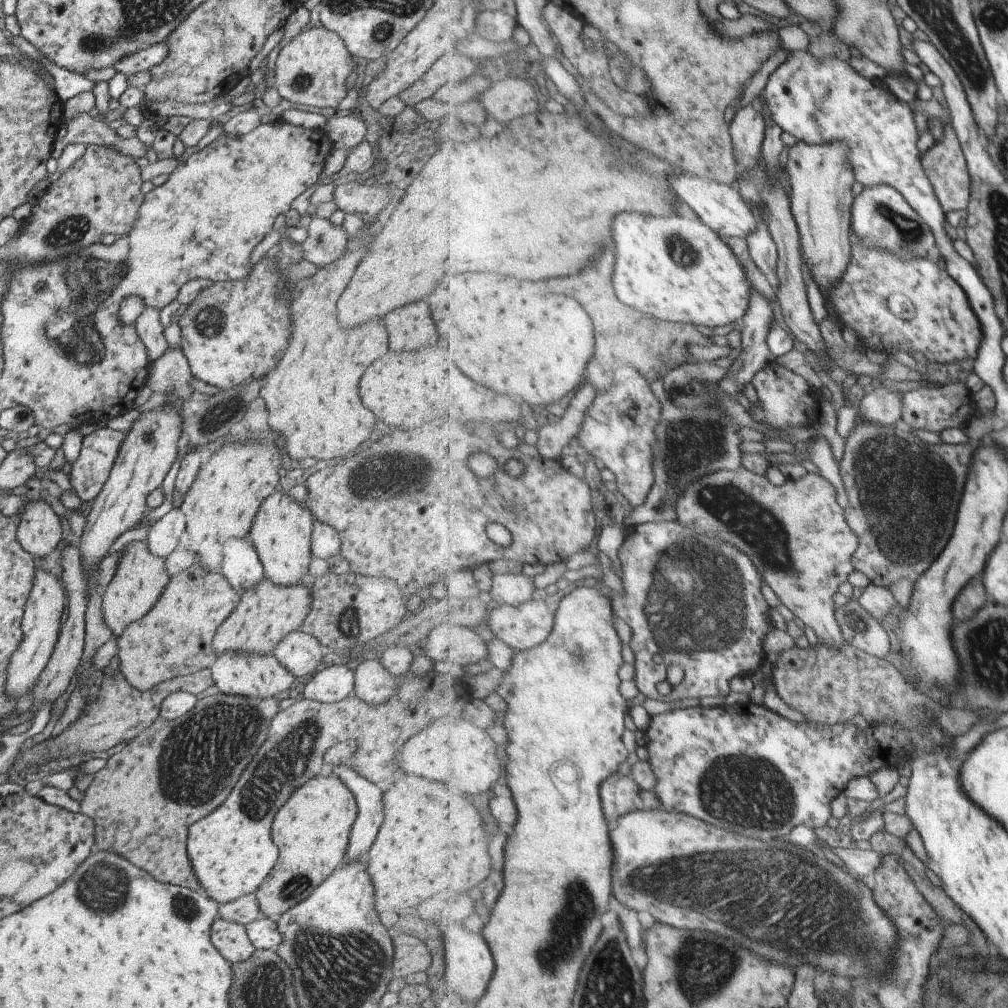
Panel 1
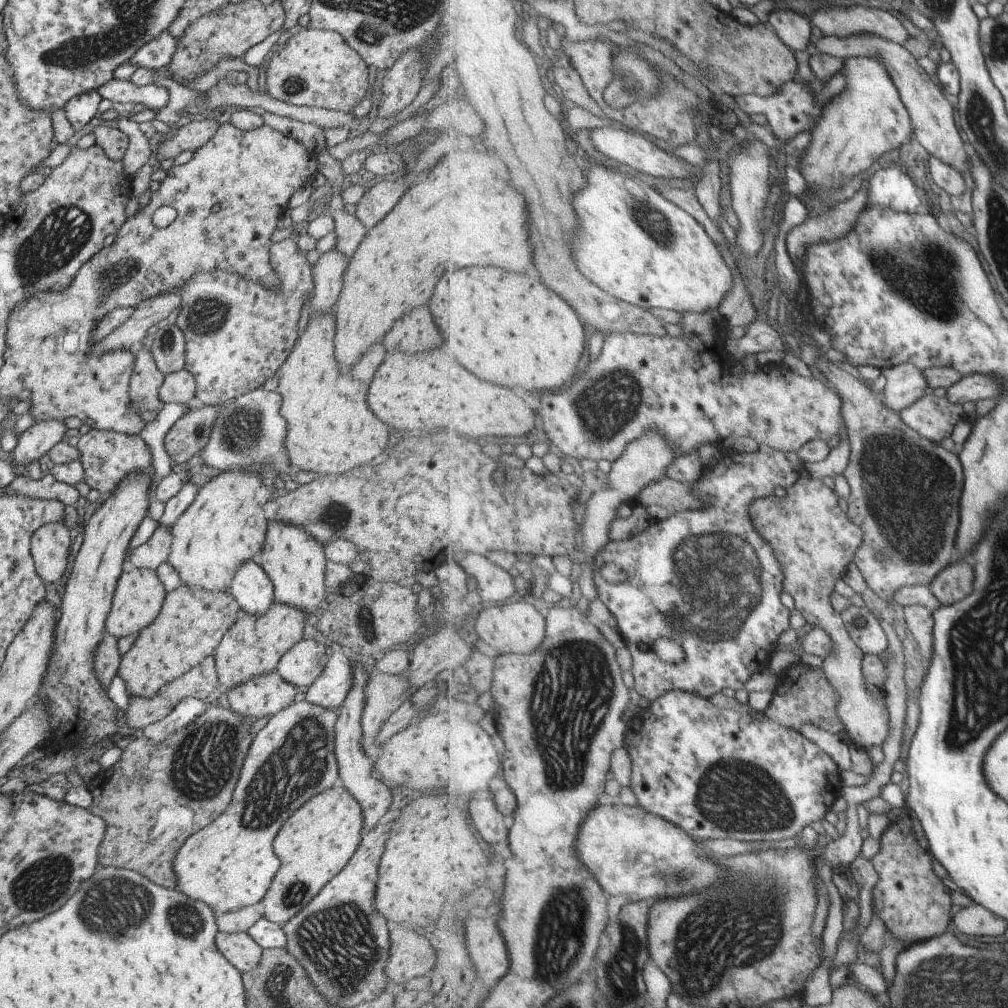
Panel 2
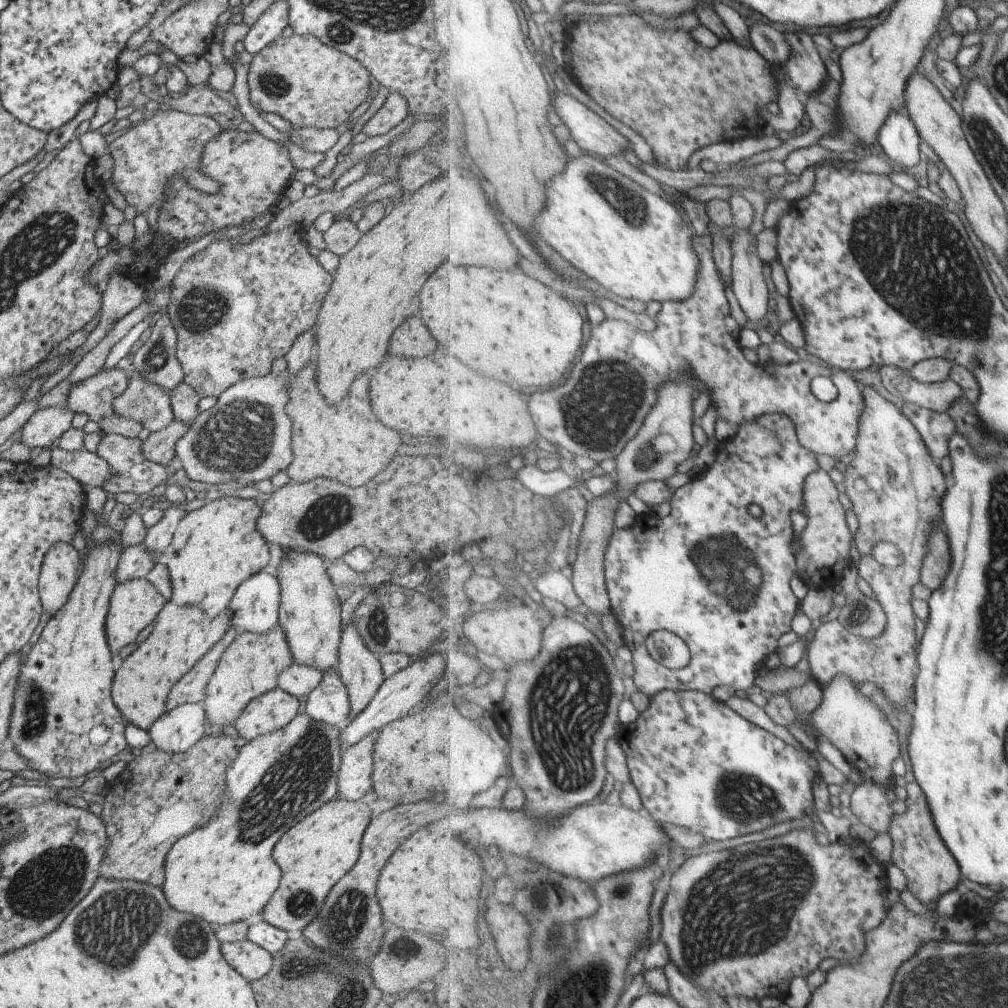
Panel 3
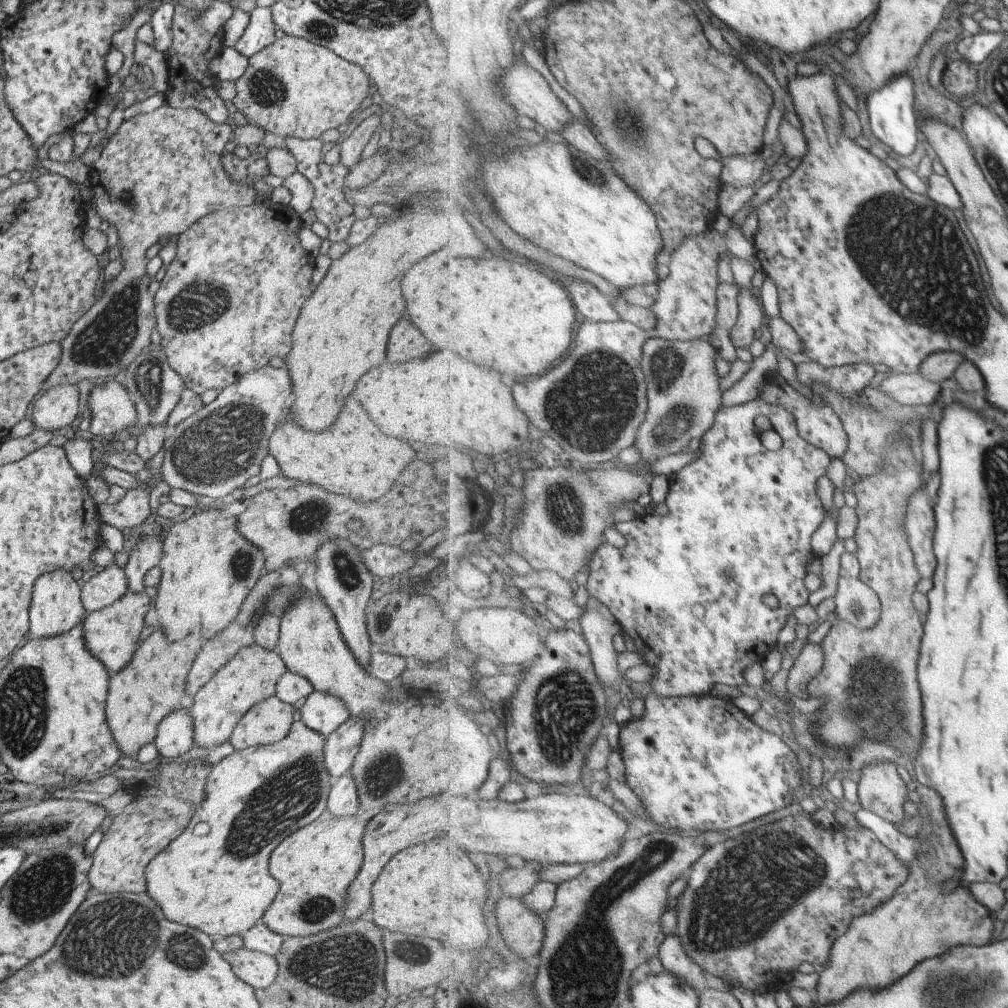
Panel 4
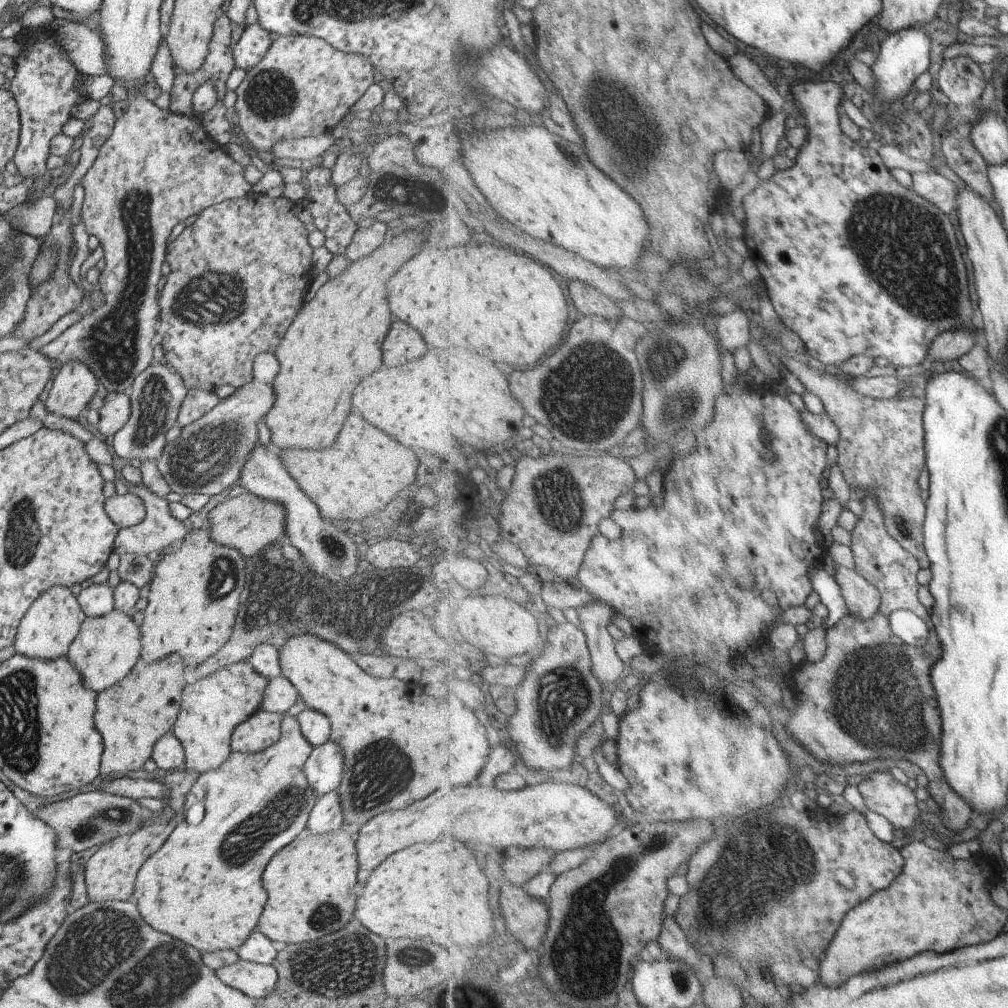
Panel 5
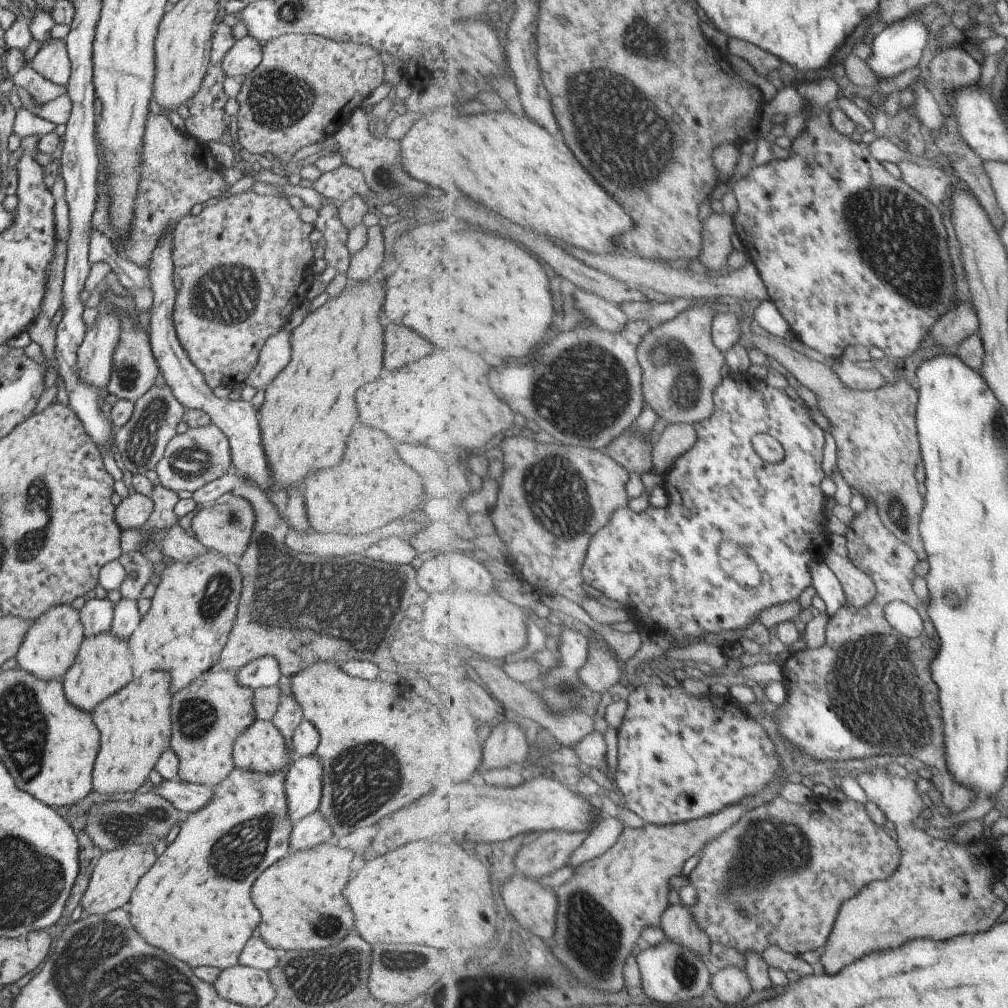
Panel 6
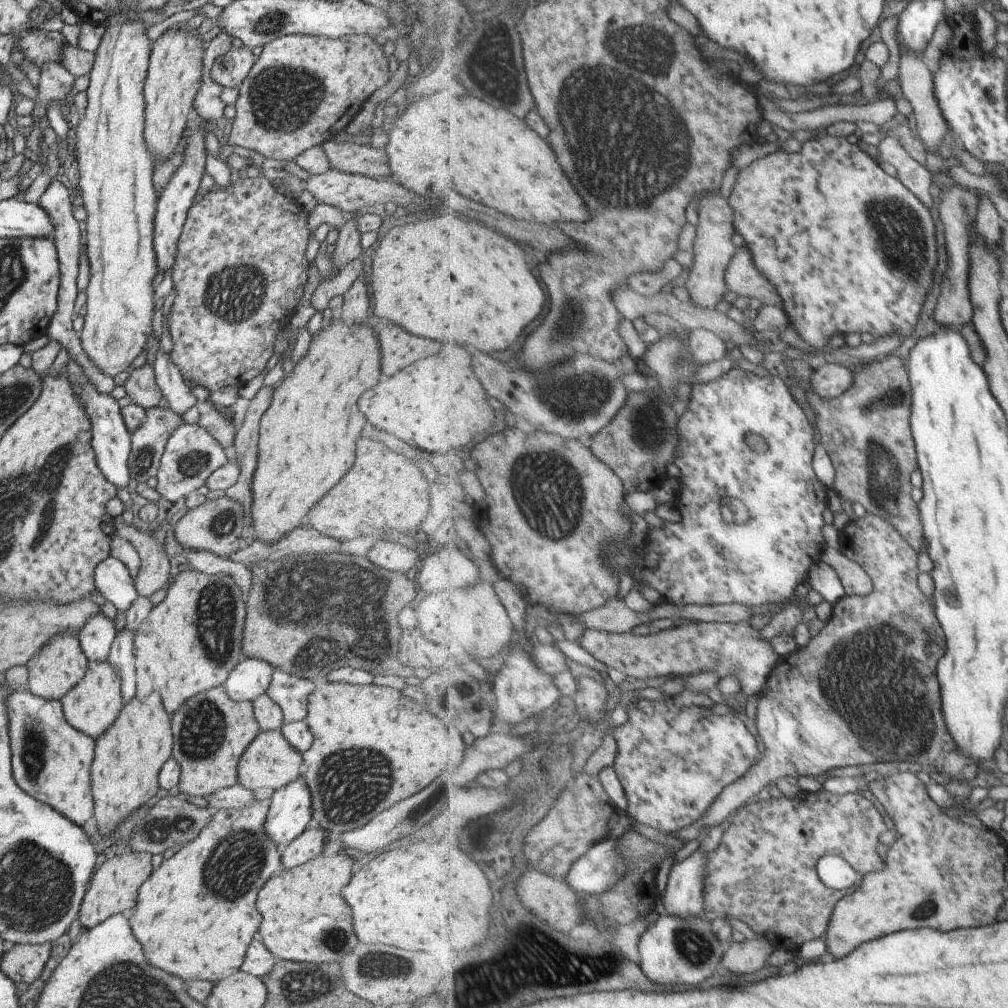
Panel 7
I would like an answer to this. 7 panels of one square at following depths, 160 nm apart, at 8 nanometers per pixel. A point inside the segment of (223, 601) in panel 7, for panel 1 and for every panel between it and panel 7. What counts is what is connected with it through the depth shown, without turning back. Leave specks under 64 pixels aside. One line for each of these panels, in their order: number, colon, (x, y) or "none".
1: (222, 500)
2: (224, 526)
3: (215, 545)
4: (204, 551)
5: (190, 609)
6: (193, 605)

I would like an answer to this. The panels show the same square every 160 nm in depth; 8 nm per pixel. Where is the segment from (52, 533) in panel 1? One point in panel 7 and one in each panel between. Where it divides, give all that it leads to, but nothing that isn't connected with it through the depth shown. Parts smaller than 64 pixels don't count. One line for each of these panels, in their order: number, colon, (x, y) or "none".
2: (49, 546)
3: (60, 563)
4: (55, 607)
5: (50, 623)
6: (47, 649)
7: (54, 668)

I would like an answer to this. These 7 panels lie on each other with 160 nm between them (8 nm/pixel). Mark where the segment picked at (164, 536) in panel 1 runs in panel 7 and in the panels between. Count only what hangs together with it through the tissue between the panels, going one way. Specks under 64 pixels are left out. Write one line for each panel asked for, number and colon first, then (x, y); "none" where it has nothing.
2: (156, 549)
3: (135, 561)
4: (105, 587)
5: (95, 600)
6: (95, 614)
7: (95, 637)

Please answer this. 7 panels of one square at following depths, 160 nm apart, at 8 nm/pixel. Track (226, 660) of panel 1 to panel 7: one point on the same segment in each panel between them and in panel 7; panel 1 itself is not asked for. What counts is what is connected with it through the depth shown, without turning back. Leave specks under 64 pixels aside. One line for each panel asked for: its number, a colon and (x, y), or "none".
2: (268, 693)
3: (273, 709)
4: (266, 722)
5: (261, 729)
6: (260, 747)
7: (269, 761)

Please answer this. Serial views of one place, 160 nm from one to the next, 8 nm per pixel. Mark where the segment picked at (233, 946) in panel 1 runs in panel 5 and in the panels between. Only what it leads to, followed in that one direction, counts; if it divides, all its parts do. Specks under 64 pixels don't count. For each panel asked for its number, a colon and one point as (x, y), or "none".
2: (238, 948)
3: (251, 961)
4: (258, 970)
5: (255, 980)

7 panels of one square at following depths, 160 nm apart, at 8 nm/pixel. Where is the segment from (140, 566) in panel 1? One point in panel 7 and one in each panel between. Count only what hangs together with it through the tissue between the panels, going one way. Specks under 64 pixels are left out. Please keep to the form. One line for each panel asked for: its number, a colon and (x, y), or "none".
2: (138, 595)
3: (133, 603)
4: (110, 633)
5: (106, 647)
6: (101, 665)
7: (90, 705)

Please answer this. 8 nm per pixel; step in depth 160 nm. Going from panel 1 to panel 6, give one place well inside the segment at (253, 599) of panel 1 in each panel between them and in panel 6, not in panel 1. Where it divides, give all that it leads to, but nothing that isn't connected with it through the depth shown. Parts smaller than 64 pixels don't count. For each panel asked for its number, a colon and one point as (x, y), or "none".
2: (252, 645)
3: (251, 663)
4: (250, 675)
5: (211, 708)
6: (206, 716)

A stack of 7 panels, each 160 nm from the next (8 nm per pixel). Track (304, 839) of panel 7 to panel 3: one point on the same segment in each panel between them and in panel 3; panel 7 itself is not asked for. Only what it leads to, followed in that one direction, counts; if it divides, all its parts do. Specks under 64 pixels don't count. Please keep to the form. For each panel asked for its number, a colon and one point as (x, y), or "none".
3: (353, 779)
4: (342, 800)
5: (325, 816)
6: (312, 829)

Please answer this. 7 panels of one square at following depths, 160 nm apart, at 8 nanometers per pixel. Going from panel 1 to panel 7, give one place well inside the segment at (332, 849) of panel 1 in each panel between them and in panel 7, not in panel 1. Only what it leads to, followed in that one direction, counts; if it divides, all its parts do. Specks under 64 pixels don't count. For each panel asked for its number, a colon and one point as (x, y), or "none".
2: (314, 843)
3: (312, 855)
4: (313, 866)
5: (309, 884)
6: (299, 898)
7: (303, 918)

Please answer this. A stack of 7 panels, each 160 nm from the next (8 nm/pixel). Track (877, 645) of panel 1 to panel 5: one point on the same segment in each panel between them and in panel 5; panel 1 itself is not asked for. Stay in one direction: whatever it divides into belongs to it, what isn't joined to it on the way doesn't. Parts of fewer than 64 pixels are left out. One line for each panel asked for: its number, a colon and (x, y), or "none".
2: (867, 633)
3: (862, 616)
4: (857, 603)
5: (863, 600)

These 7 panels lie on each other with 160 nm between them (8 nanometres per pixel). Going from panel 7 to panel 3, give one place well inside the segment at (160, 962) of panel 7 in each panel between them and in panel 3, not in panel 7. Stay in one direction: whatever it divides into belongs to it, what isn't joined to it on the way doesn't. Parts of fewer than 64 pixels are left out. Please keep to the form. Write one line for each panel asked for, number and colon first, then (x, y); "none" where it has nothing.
3: (223, 872)
4: (214, 876)
5: (203, 885)
6: (186, 903)

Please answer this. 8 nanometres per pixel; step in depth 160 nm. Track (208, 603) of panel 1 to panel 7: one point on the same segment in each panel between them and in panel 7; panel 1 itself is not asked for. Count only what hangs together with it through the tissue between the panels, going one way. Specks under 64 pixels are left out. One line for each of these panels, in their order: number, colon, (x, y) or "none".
2: (187, 628)
3: (181, 634)
4: (150, 686)
5: (130, 716)
6: (134, 724)
7: (128, 754)

